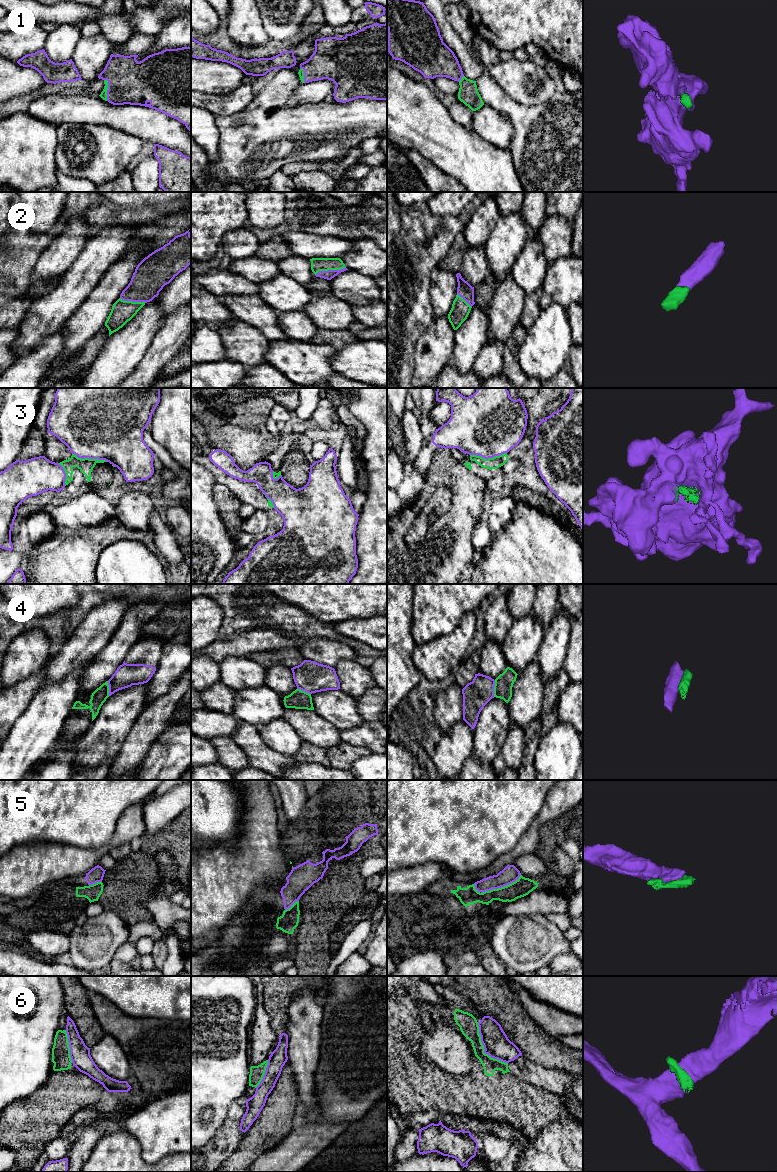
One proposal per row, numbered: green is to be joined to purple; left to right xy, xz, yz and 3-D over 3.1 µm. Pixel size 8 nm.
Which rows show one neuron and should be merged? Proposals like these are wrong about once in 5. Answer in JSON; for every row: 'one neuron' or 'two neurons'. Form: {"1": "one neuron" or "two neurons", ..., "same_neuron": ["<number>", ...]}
{"1": "one neuron", "2": "one neuron", "3": "two neurons", "4": "two neurons", "5": "two neurons", "6": "two neurons", "same_neuron": ["1", "2"]}

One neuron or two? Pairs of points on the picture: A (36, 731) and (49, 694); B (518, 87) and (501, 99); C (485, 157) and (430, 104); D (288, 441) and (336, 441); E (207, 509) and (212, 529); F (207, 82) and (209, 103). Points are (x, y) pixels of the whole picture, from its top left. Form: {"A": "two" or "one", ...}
{"A": "one", "B": "two", "C": "one", "D": "one", "E": "one", "F": "two"}

